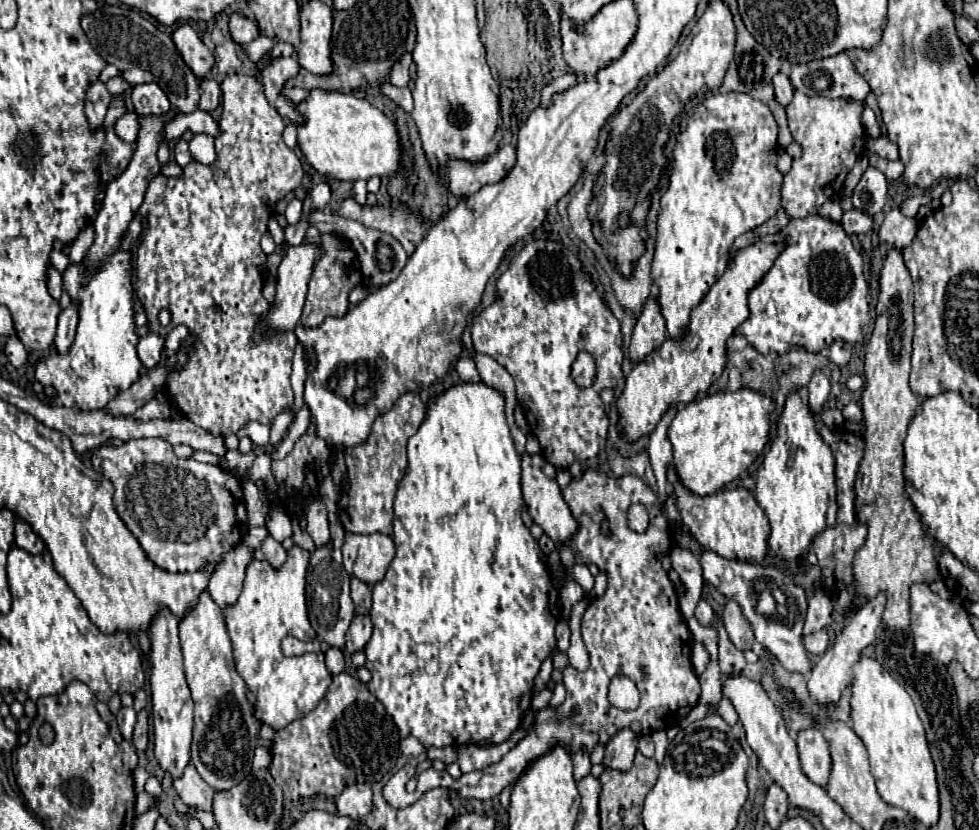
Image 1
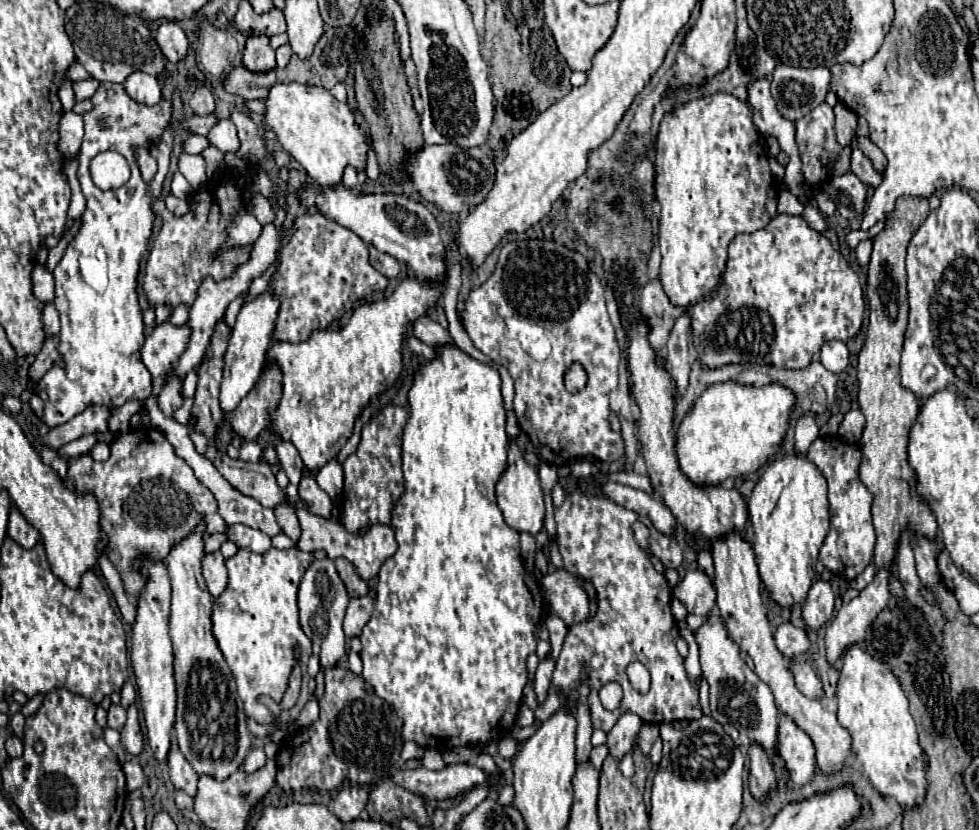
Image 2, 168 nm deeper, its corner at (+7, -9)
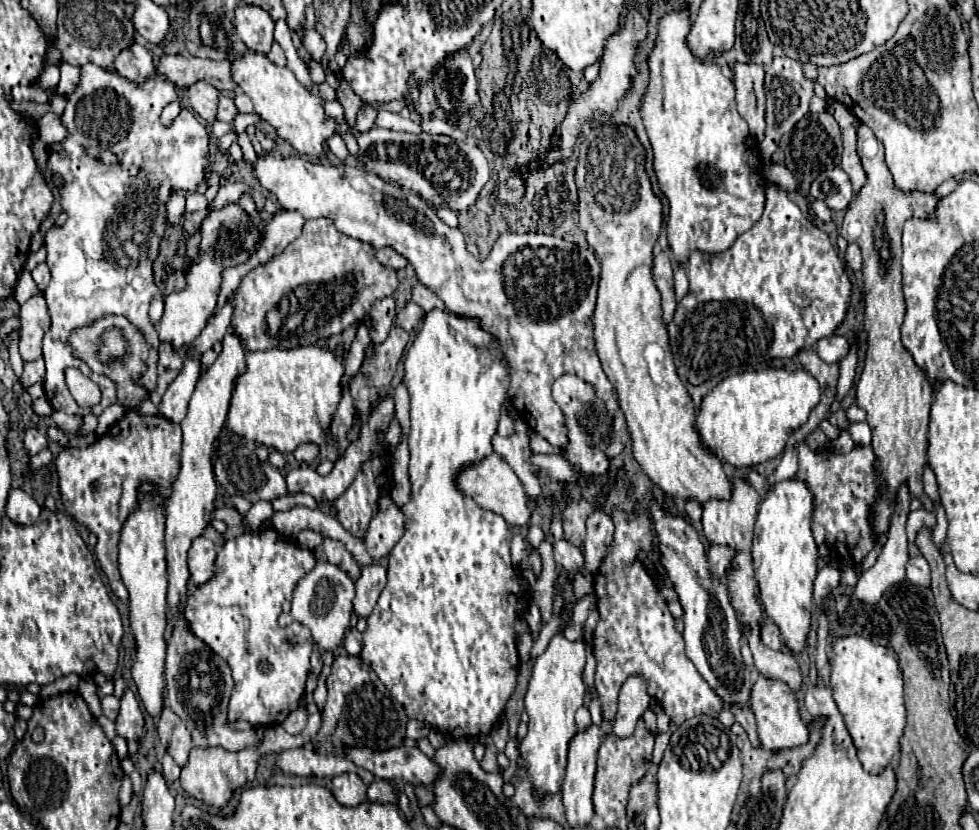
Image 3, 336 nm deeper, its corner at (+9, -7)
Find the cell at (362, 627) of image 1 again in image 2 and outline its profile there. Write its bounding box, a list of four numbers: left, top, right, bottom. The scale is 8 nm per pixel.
[344,591,374,639]

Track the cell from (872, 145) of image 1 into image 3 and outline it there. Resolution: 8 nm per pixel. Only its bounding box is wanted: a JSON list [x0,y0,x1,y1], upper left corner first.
[844,125,940,533]

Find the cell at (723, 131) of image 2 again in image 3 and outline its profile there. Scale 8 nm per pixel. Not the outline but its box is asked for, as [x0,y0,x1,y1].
[640,1,764,263]

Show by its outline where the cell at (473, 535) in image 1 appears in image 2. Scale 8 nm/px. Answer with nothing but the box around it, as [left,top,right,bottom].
[360,347,546,753]

